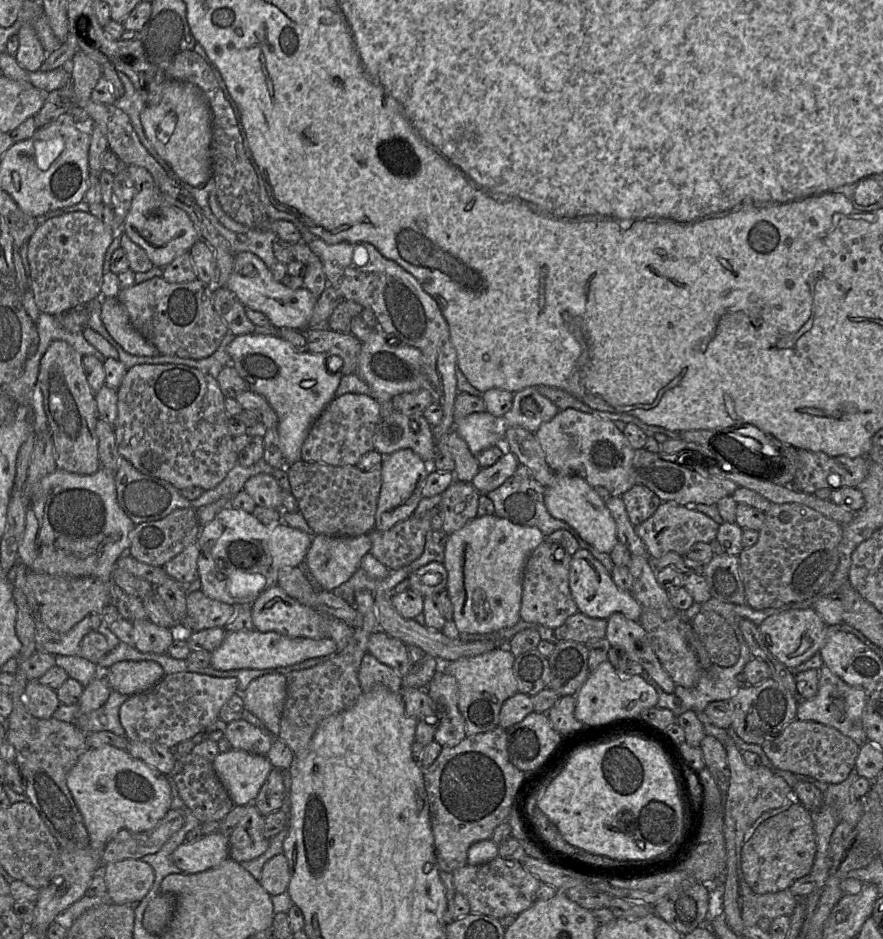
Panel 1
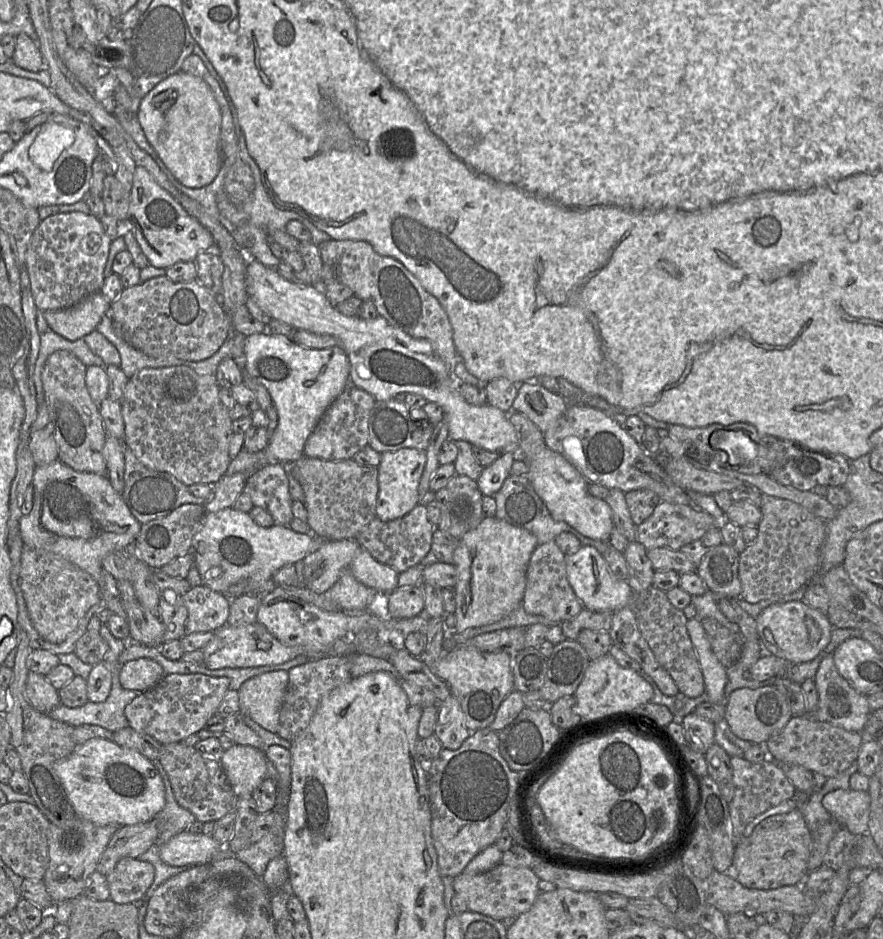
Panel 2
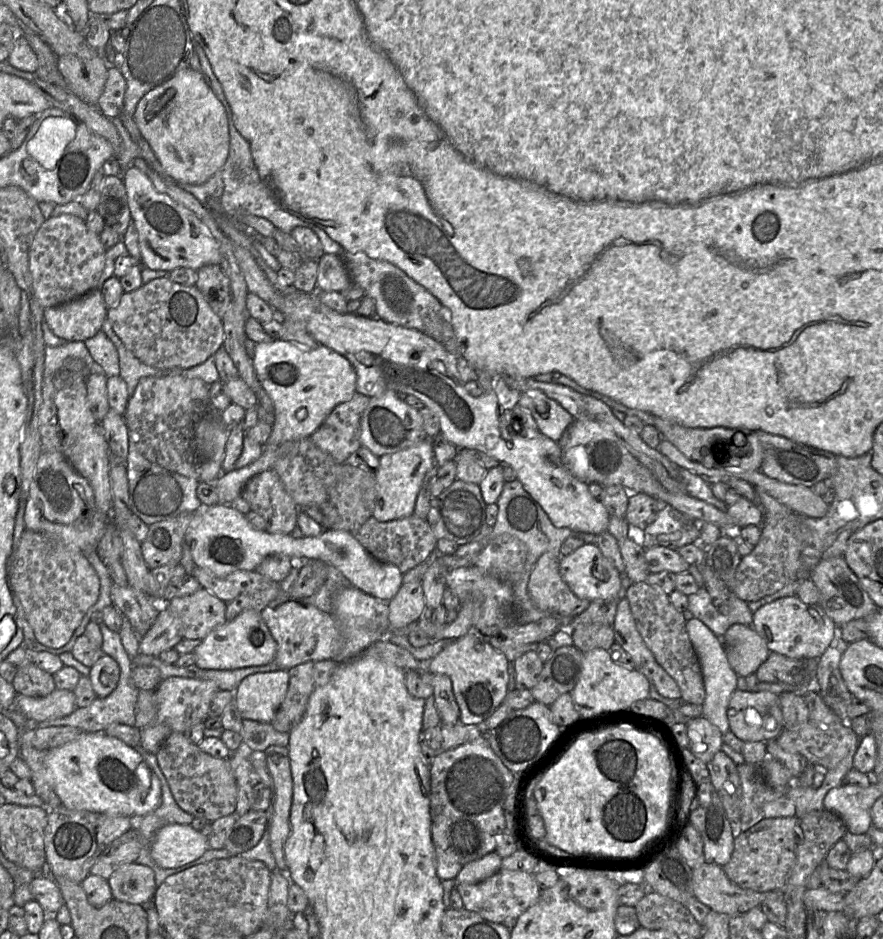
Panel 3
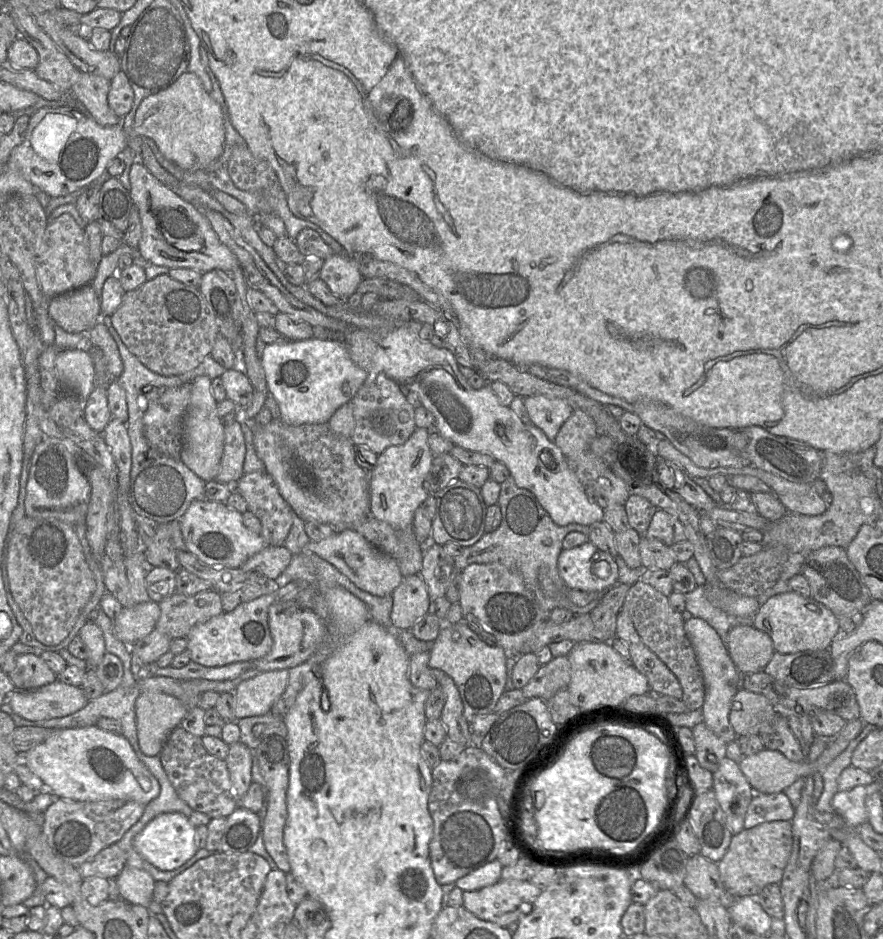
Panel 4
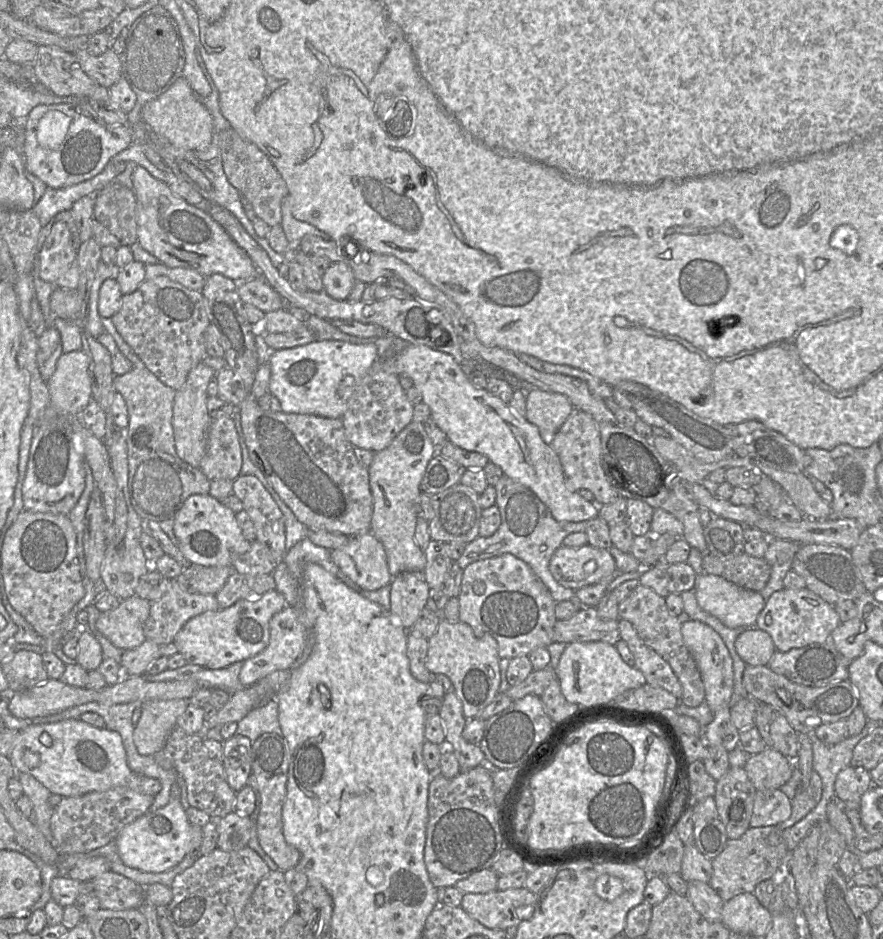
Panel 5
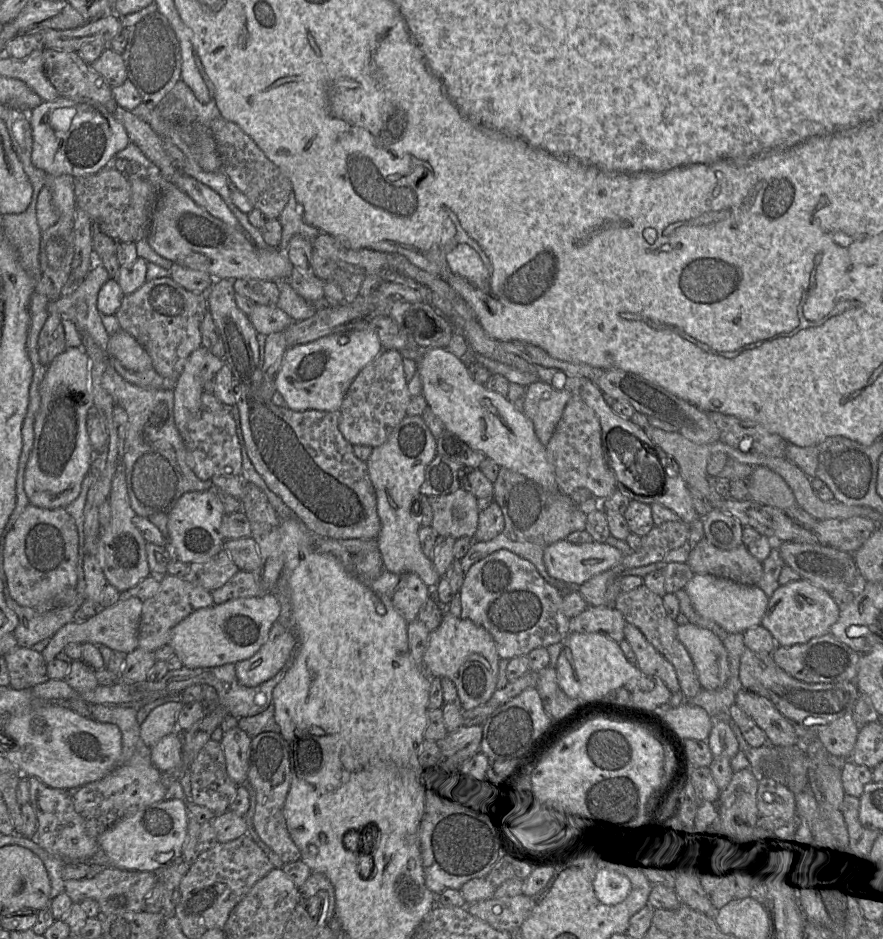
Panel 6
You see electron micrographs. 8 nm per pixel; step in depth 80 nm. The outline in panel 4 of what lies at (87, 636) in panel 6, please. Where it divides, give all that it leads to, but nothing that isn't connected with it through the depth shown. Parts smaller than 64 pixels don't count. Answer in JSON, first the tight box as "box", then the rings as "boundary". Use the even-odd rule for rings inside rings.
{"box":[113,601,159,646],"boundary":[[[153,601],[122,607],[113,621],[114,633],[127,646],[133,645],[155,629],[159,616],[159,604]]]}

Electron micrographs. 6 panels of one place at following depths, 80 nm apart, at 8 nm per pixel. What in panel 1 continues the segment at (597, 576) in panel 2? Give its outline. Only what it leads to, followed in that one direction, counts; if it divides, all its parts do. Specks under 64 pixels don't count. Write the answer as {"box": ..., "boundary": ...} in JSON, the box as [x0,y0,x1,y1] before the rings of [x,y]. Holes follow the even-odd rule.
{"box":[569,549,642,621],"boundary":[[[579,549],[572,555],[569,574],[570,591],[578,611],[592,618],[608,619],[614,613],[621,613],[628,619],[638,621],[642,606],[631,592],[620,590],[604,565],[588,550]]]}

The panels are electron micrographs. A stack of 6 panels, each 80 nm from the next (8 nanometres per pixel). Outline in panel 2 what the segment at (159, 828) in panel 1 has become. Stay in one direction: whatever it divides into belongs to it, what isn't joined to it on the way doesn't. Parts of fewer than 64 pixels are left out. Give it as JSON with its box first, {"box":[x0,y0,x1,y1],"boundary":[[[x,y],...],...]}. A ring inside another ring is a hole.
{"box":[96,819,158,876],"boundary":[[[156,819],[145,823],[119,827],[110,839],[96,868],[107,876],[123,858],[138,858],[158,837]]]}

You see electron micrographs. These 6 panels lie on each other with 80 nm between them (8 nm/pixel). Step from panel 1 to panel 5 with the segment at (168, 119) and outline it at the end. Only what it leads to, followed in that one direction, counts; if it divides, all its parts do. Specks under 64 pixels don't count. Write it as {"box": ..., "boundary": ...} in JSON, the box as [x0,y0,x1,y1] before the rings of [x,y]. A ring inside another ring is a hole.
{"box":[142,77,212,151],"boundary":[[[184,77],[178,78],[166,92],[144,105],[142,120],[177,149],[204,151],[212,142],[212,116]]]}

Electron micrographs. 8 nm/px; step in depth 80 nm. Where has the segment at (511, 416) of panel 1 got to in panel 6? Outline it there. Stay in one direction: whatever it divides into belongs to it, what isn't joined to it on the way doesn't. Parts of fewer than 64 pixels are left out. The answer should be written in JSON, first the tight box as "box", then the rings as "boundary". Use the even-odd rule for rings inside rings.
{"box":[523,381,572,446],"boundary":[[[542,381],[526,387],[523,413],[533,422],[535,434],[546,446],[558,424],[572,393],[557,390]]]}

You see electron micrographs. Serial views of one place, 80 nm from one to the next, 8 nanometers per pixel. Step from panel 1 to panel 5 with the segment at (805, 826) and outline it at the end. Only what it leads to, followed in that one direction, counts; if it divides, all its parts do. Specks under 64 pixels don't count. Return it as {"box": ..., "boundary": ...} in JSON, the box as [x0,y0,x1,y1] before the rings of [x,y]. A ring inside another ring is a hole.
{"box":[712,826,788,901],"boundary":[[[767,826],[749,828],[737,839],[730,839],[723,851],[712,862],[712,887],[723,899],[728,901],[734,896],[749,892],[752,893],[760,882],[777,877],[783,872],[788,860],[788,850],[782,837],[781,826]]]}

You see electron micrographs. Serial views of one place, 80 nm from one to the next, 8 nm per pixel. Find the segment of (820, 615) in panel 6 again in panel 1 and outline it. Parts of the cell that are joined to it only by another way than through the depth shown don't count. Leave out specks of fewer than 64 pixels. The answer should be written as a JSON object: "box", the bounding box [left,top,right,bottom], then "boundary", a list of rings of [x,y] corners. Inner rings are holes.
{"box":[758,607,828,670],"boundary":[[[812,607],[790,609],[780,614],[771,615],[758,626],[766,648],[774,658],[791,670],[819,652],[826,641],[827,628],[828,625]]]}

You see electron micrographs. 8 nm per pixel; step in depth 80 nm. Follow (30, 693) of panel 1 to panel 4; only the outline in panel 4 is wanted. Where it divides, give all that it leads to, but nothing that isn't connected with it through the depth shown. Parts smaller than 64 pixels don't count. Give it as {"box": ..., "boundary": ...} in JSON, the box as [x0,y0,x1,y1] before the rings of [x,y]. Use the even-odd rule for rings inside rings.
{"box":[7,654,56,691],"boundary":[[[33,654],[16,656],[15,668],[7,676],[19,691],[34,690],[56,680],[43,659]]]}

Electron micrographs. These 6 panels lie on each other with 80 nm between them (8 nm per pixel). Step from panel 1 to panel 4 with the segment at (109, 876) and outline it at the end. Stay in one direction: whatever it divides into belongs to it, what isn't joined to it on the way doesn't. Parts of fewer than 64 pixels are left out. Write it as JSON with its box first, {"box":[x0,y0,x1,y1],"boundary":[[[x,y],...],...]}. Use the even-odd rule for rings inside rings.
{"box":[116,866,155,907],"boundary":[[[125,866],[116,883],[125,902],[147,907],[153,900],[155,880],[145,870]]]}

